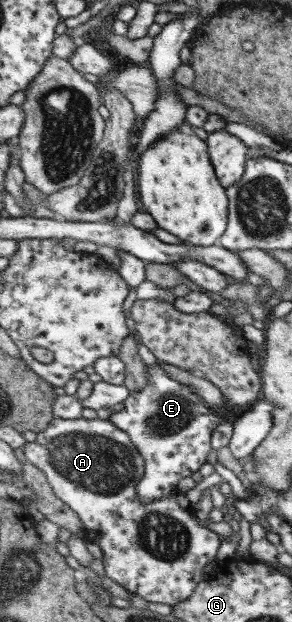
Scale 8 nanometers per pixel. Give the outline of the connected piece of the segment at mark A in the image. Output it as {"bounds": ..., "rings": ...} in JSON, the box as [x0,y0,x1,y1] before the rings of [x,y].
{"bounds":[24,418,220,606],"rings":[[[56,418],[52,421],[46,430],[37,434],[37,439],[34,442],[30,442],[24,447],[26,459],[30,460],[32,464],[36,465],[41,472],[46,475],[47,486],[54,489],[56,496],[62,500],[70,509],[74,510],[79,516],[88,530],[87,539],[90,542],[98,543],[104,551],[104,557],[102,559],[106,575],[120,584],[124,589],[138,597],[145,599],[147,602],[160,602],[160,604],[167,604],[168,606],[176,606],[186,602],[188,598],[192,597],[194,590],[197,589],[198,584],[207,577],[204,574],[204,568],[216,559],[218,554],[218,548],[220,548],[220,536],[218,533],[213,532],[210,528],[202,526],[198,522],[198,518],[195,511],[184,510],[178,502],[179,491],[176,493],[170,493],[166,495],[164,499],[158,499],[156,502],[143,502],[141,495],[138,494],[138,482],[145,477],[146,459],[141,452],[138,452],[137,447],[134,445],[130,434],[127,434],[124,430],[121,430],[116,424],[110,420],[86,420],[86,418],[78,418],[67,420],[66,418]]]}

